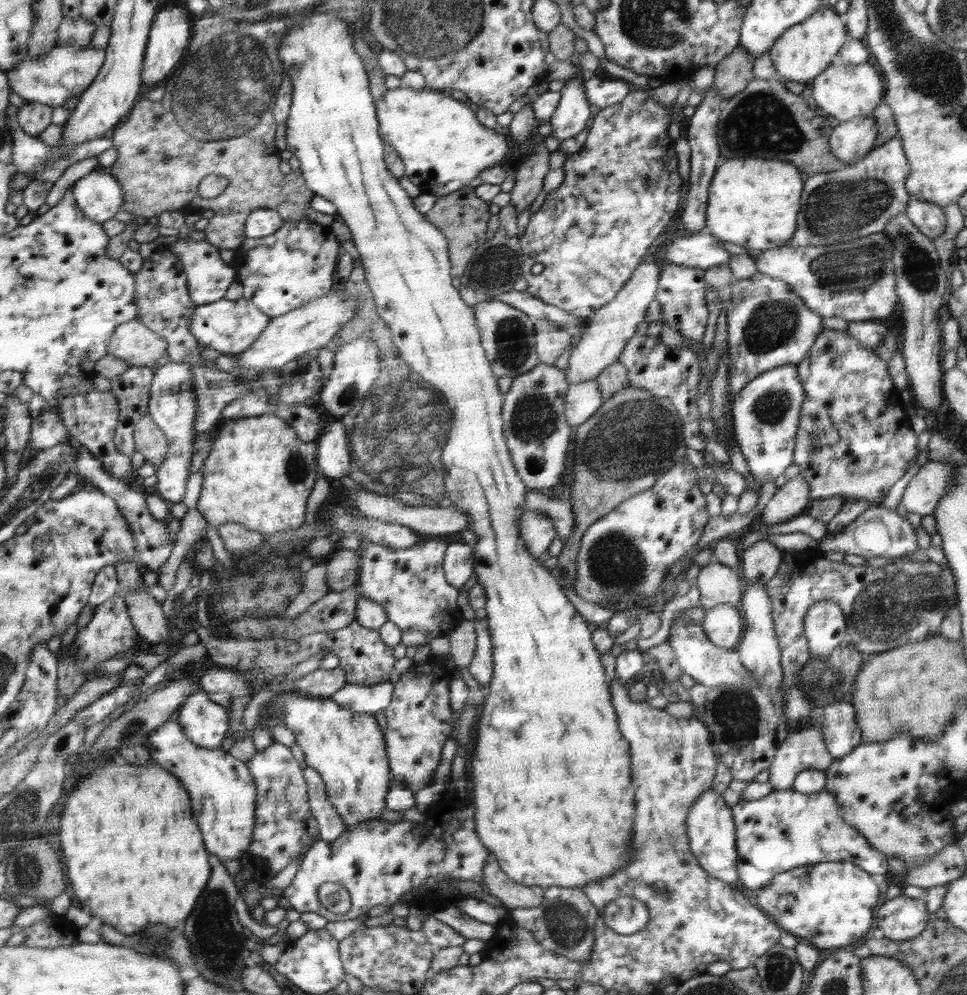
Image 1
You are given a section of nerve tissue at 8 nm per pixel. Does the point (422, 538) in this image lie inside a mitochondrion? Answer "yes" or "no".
no

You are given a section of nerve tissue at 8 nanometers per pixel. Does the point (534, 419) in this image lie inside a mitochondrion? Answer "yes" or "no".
yes

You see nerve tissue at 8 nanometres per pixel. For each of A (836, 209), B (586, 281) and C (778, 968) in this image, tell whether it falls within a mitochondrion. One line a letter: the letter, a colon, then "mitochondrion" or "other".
A: mitochondrion
B: mitochondrion
C: mitochondrion

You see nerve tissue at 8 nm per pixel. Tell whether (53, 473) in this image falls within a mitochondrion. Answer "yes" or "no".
yes

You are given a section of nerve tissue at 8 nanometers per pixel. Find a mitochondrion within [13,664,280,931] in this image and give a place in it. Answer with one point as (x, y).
(133, 726)

